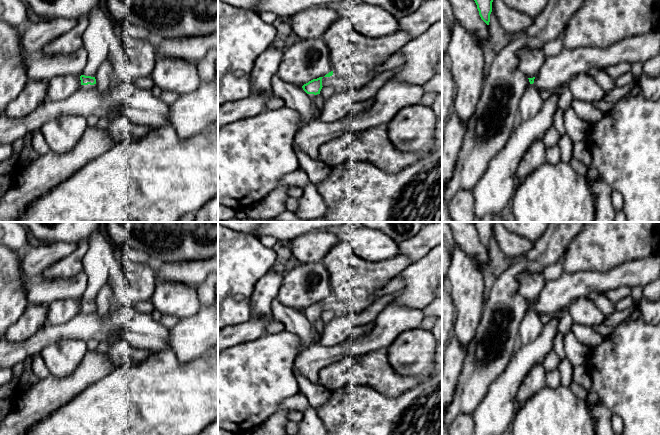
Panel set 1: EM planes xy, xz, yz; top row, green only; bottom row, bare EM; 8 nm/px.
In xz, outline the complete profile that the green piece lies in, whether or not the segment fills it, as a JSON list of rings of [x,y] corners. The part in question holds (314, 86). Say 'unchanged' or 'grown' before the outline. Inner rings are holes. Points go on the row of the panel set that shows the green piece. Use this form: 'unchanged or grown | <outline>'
grown | [[[322,78],[313,79],[302,86],[303,90],[307,93],[311,103],[312,103],[312,120],[319,119],[321,112],[317,109],[313,100],[317,94],[320,94],[322,89]]]

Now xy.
grown | [[[81,75],[80,80],[81,80],[81,86],[84,89],[90,90],[96,88],[97,83],[95,77]]]

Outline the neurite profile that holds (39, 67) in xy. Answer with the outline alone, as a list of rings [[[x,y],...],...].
[[[84,47],[69,55],[38,53],[26,59],[26,75],[28,80],[47,83],[57,76],[75,75],[80,77],[87,61],[87,52]]]

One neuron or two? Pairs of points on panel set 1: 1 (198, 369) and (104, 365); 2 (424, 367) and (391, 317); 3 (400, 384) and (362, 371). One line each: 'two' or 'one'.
1: two
2: two
3: one

